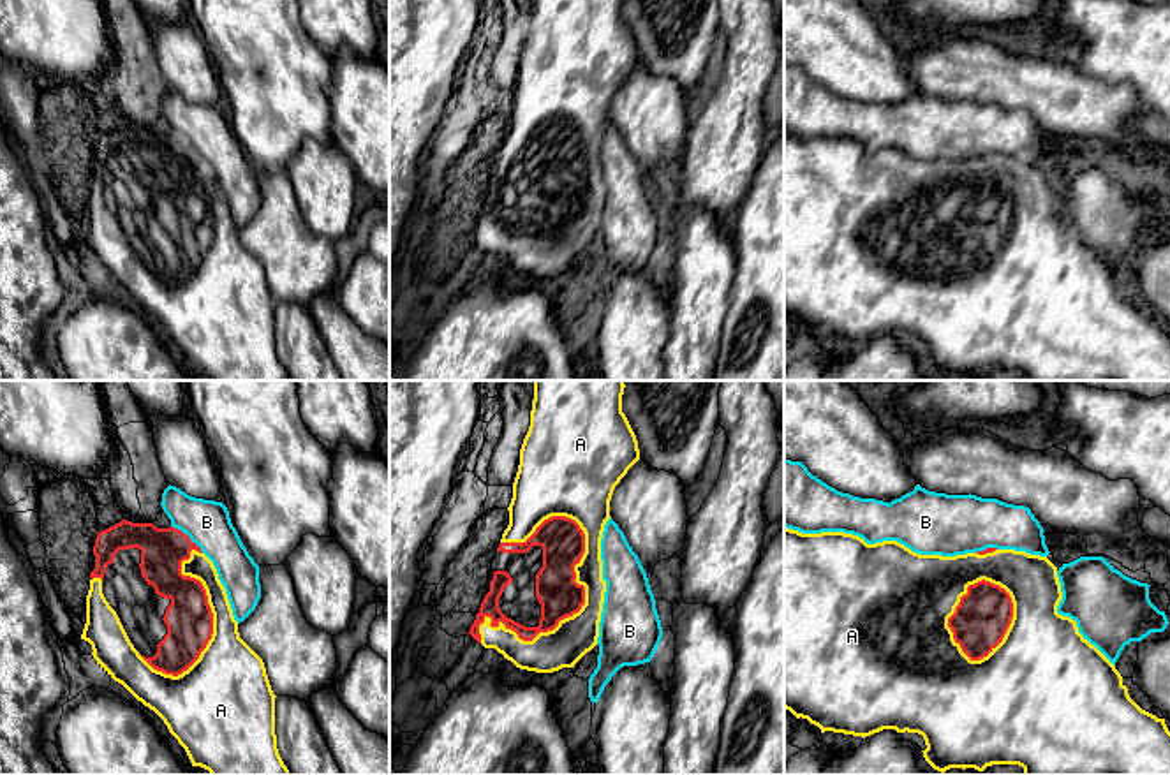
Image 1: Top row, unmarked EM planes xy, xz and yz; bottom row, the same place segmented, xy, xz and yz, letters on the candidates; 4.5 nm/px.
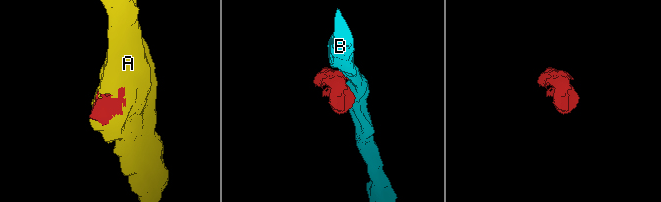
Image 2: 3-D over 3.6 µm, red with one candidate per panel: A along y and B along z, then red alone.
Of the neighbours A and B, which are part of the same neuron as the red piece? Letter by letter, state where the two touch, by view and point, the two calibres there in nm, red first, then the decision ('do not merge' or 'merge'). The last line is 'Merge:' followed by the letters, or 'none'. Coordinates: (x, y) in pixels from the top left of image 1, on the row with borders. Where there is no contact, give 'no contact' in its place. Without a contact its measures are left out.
A: meets red in xz at (564, 617); 190 nm thick on the red side, 190 nm on the other; merge
B: meets red in xy at (187, 536); 200 nm thick on the red side, 200 nm on the other; do not merge
Merge: A

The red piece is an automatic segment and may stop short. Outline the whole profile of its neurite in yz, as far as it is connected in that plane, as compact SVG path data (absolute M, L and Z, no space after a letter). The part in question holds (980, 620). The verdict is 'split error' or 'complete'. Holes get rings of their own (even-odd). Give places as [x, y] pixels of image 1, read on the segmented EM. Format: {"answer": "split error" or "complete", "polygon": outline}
{"answer": "split error", "polygon": "M784 527L784 708L807 719L821 733L870 736L883 729L918 733L927 749L925 761L937 771L992 764L1018 764L1024 775L1170 775L1170 731L1165 719L1142 710L1128 694L1115 666L1091 645L1070 616L1057 613L1063 599L1057 567L1040 555L987 548L976 553L941 557L920 555L897 541L867 544L844 532L802 534Z"}

